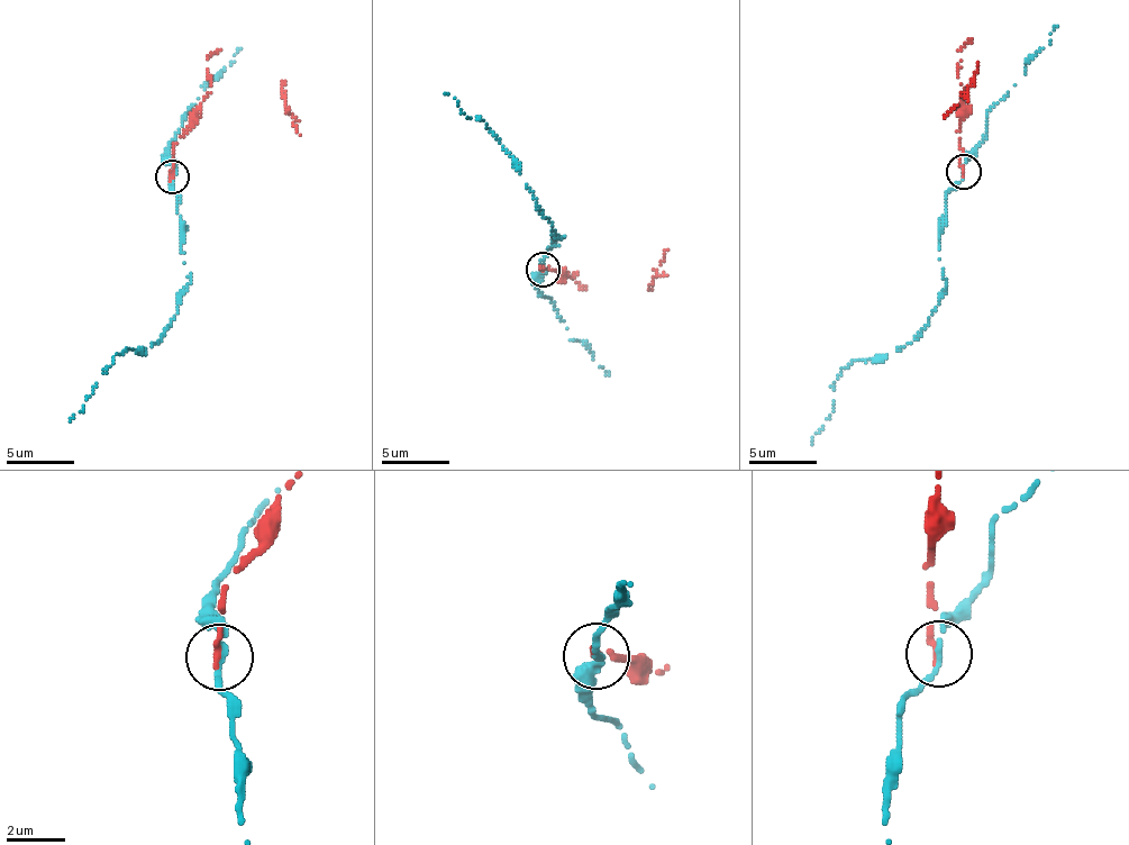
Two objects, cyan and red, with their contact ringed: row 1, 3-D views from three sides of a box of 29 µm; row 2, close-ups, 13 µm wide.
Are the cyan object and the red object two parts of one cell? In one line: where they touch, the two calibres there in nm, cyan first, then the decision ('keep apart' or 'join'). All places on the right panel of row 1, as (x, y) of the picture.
place (964, 172); calibres 200 and 240 nm; keep apart

